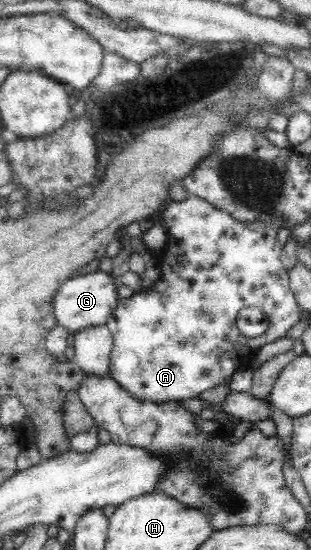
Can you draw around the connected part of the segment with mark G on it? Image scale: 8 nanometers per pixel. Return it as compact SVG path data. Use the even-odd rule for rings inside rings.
M100 269L84 275L76 275L64 281L53 298L56 325L66 327L72 335L83 328L104 325L117 306L115 284L114 278Z

